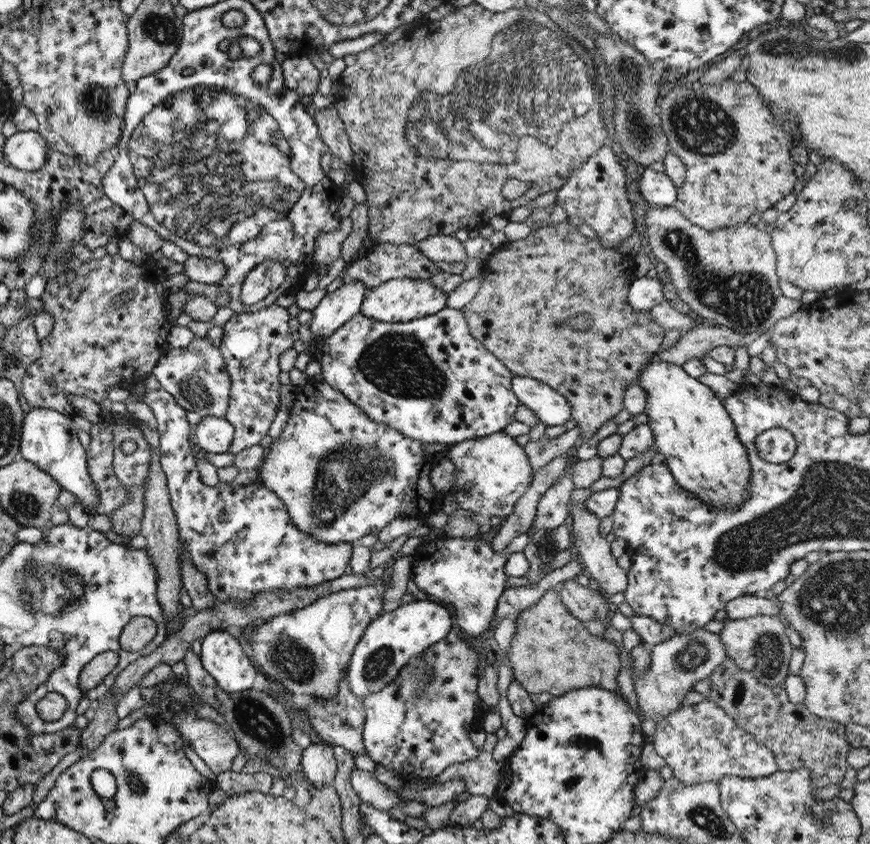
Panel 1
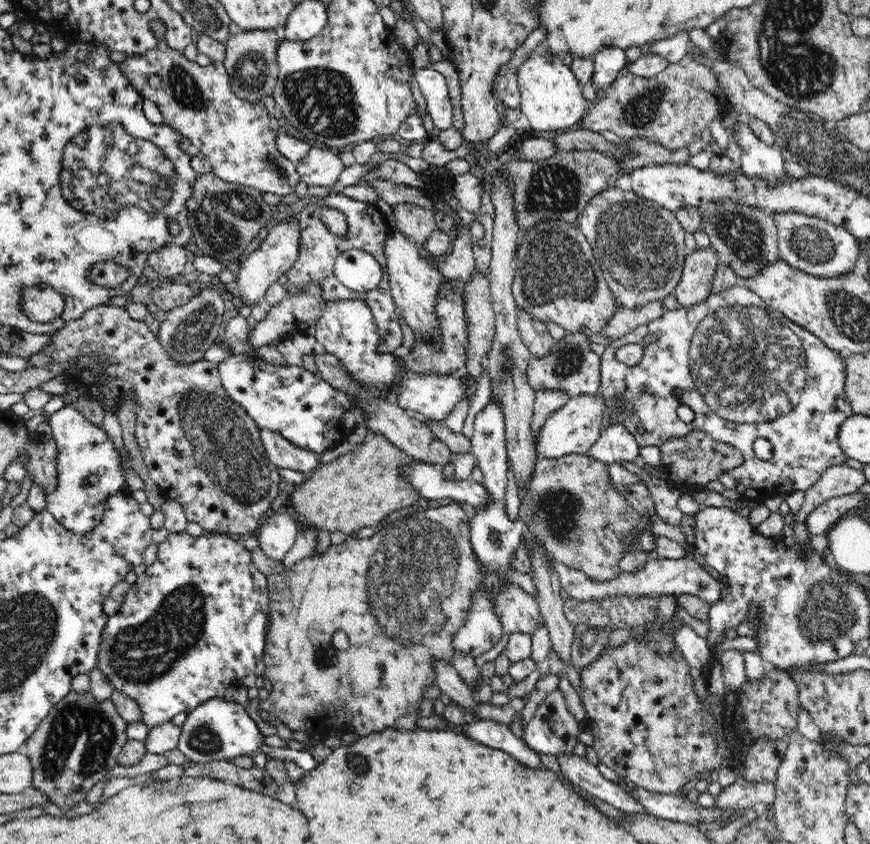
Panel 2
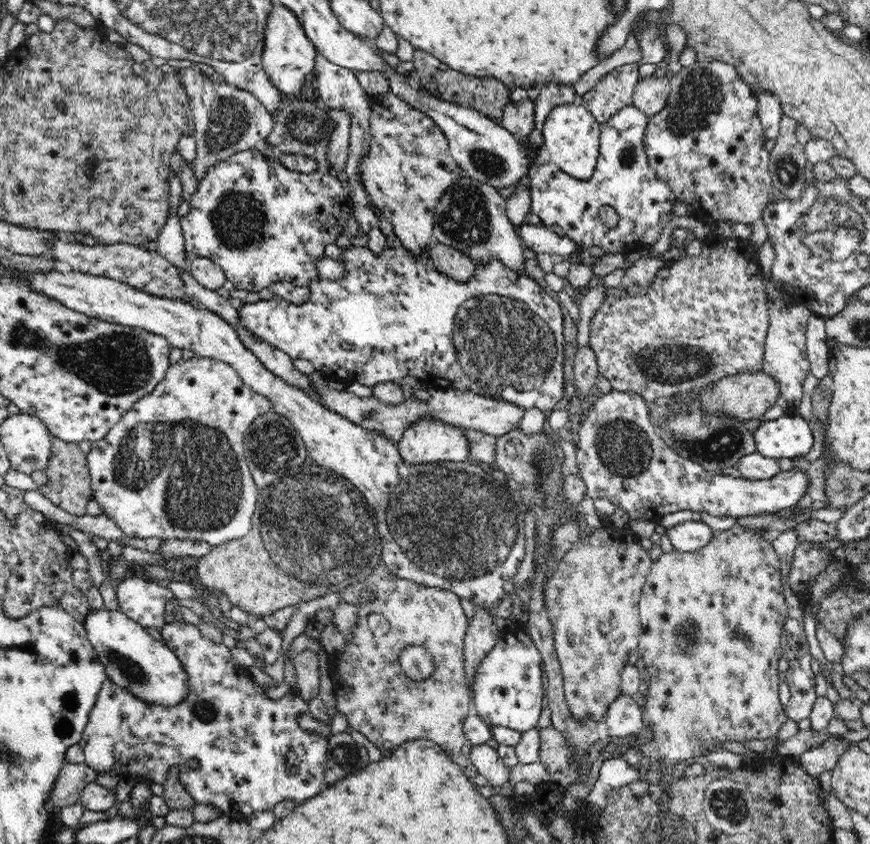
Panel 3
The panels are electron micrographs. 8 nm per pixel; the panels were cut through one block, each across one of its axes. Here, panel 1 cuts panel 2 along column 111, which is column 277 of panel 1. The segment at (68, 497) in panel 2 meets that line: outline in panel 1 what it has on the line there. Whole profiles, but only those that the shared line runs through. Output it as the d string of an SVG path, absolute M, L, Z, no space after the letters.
M311 378L307 379L302 387L303 391L298 392L297 396L295 395L294 397L294 402L288 412L285 427L283 427L279 437L275 439L275 442L271 443L268 449L265 449L261 464L256 469L257 481L261 482L267 490L274 492L277 498L283 502L283 506L287 508L289 520L293 522L293 526L295 526L299 532L305 532L305 534L309 534L311 538L315 538L315 540L319 540L319 542L323 542L323 544L333 545L339 544L339 542L350 543L353 542L353 540L359 540L362 536L372 535L373 533L377 534L387 523L397 517L422 520L427 514L438 508L442 493L435 490L428 480L431 465L435 464L437 460L433 455L426 453L426 451L421 448L421 442L419 442L419 440L407 438L407 436L403 436L401 432L393 430L391 426L375 424L375 422L369 420L355 404L351 404L339 390L333 390L329 384L321 384L319 381L315 381Z

